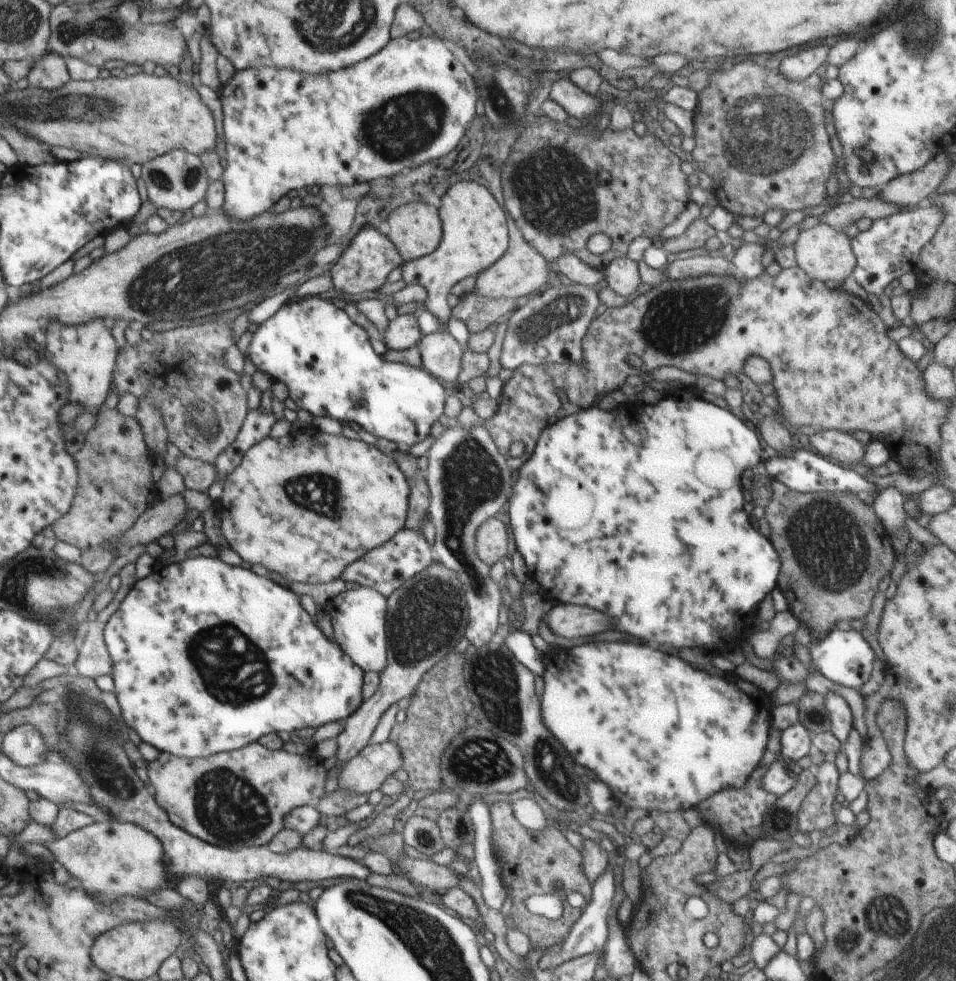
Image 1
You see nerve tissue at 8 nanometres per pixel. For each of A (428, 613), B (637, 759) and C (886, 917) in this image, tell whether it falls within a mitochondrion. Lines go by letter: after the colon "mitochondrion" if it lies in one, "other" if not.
A: mitochondrion
B: other
C: mitochondrion

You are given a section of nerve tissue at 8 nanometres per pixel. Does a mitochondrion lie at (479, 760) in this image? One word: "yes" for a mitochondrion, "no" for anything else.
yes

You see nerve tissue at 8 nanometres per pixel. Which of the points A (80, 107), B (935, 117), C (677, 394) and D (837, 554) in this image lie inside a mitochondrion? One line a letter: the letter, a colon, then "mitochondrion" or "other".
A: mitochondrion
B: other
C: other
D: mitochondrion

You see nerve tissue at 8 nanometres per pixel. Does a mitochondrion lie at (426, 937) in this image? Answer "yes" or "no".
yes

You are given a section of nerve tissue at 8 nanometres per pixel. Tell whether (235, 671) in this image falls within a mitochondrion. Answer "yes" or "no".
yes

